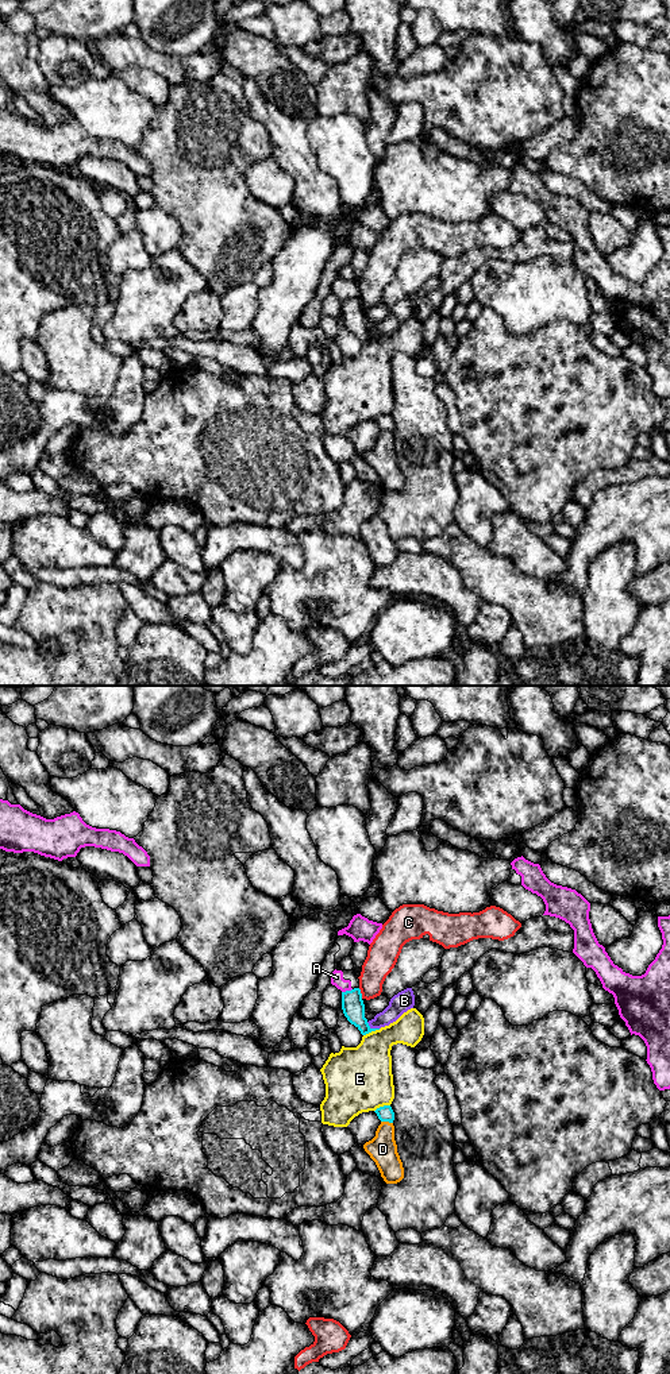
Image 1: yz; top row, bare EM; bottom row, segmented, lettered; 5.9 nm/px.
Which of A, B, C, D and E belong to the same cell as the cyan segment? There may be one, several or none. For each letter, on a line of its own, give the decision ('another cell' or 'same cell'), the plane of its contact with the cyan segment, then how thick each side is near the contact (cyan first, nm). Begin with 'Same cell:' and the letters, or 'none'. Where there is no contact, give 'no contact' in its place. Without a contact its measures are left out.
Same cell: none
A: another cell; contact in yz; calibres 130 and 80 nm
B: another cell; contact in yz; calibres 130 and 120 nm
C: another cell; contact in yz; calibres 130 and 180 nm
D: another cell; contact in yz; calibres 100 and 170 nm
E: another cell; contact in yz; calibres 130 and 300 nm

